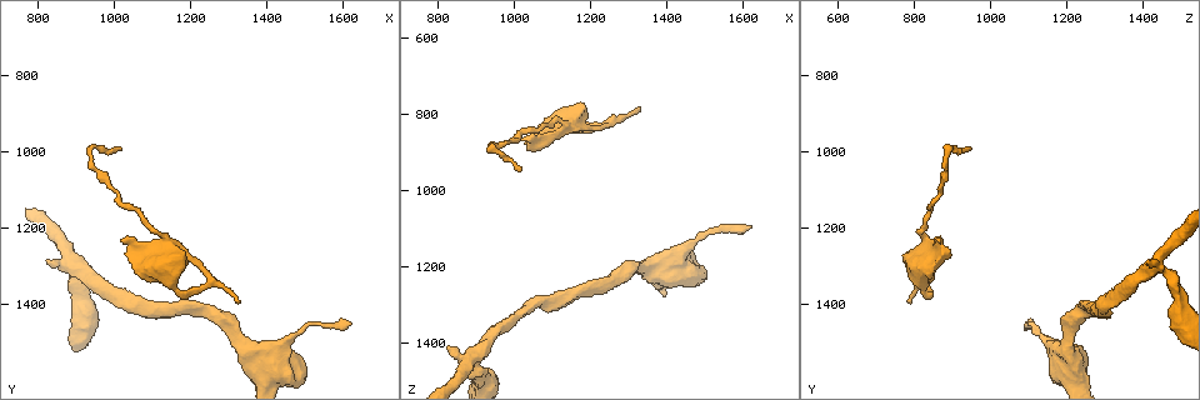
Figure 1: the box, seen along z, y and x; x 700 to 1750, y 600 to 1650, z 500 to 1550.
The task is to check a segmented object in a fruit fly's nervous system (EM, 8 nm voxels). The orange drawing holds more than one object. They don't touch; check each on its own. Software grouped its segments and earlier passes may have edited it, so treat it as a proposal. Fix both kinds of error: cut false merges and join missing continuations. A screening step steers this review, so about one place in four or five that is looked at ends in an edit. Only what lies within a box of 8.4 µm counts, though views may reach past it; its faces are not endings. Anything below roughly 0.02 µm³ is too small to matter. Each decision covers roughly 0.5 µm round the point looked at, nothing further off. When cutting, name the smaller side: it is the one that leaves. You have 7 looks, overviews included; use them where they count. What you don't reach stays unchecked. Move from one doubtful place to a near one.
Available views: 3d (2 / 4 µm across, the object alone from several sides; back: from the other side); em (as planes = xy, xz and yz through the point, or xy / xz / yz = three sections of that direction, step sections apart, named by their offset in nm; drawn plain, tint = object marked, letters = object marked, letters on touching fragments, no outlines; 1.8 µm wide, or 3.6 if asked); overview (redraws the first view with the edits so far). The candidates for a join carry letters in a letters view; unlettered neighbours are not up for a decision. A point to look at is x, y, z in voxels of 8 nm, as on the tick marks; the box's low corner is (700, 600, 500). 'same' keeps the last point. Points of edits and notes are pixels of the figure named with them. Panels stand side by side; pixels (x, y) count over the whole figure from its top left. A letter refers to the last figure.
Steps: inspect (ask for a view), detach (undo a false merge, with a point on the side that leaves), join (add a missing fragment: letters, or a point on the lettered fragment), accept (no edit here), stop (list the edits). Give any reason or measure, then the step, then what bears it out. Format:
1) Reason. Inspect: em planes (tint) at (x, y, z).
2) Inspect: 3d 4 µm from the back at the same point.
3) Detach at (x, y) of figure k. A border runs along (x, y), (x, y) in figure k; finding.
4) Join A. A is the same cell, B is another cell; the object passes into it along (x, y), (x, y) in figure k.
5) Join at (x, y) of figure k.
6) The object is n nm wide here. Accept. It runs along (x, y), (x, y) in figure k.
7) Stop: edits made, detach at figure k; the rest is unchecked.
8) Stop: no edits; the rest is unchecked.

Inspect: 3d 2 µm from the back at (1020, 990, 950).

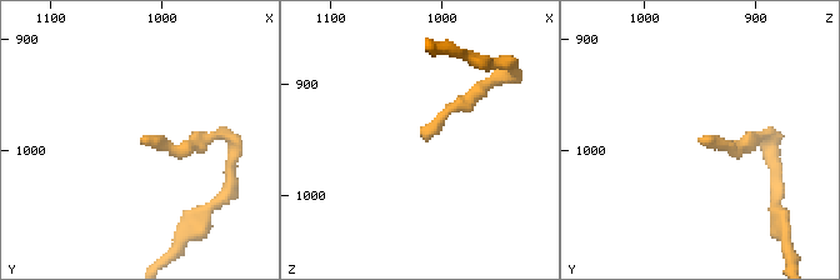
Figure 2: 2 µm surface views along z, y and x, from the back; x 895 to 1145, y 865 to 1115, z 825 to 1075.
Inspect: em xy step 8 (tint) at (1014, 988, 948).

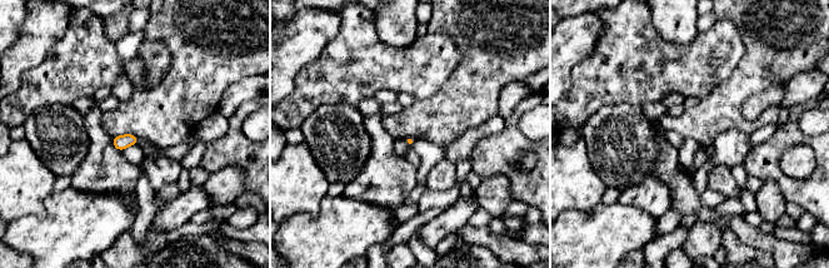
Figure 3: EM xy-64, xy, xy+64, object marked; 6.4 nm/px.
Cut it another way. Inspect: em planes (letters) at the same point.

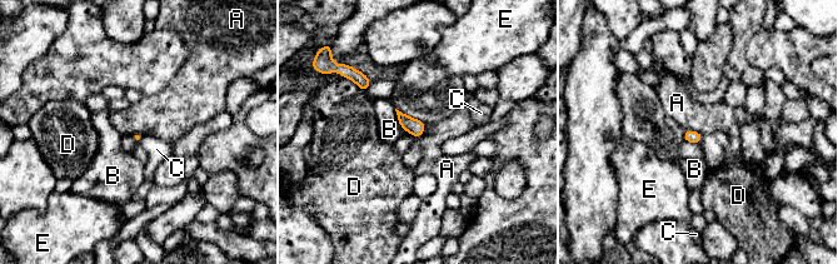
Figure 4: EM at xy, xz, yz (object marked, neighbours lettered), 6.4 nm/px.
The longest contact is with D, 130 nm. Accept. A, B, C, D and E are other cells; a border runs along (425, 124), (413, 137) in figure 4; no lettered fragment goes on from it.

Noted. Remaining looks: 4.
An open end. Inspect: em planes (letters) at (1020, 1225, 875).

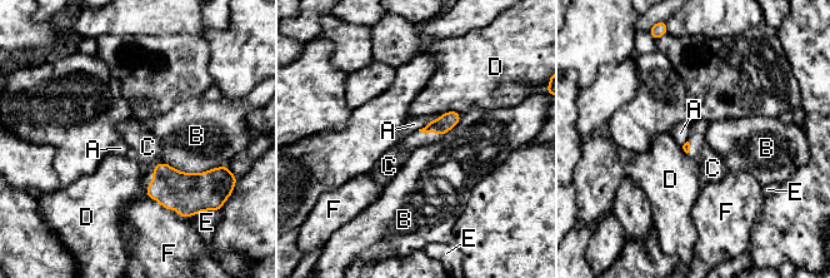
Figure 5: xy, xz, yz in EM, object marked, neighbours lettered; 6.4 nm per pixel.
Join at (144, 148) of figure 5. C is the same cell, A, B, D, E and F are other cells; the object passes into it along (185, 192), (154, 173), (144, 148) in figure 5; it goes on there.

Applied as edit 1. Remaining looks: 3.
Abrupt turn. Inspect: 3d 4 µm at (900, 1300, 1420).

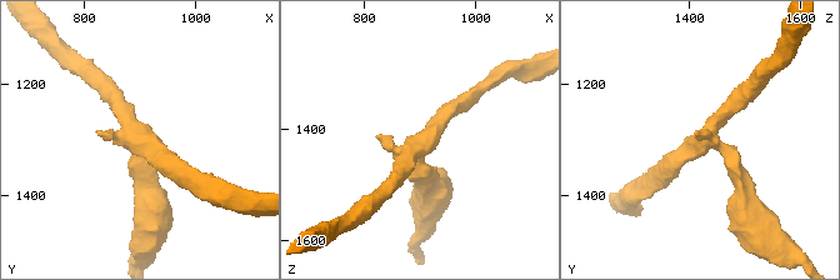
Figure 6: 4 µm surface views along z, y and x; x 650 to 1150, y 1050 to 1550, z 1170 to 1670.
Inspect: em planes (letters) at (905, 1305, 1425).

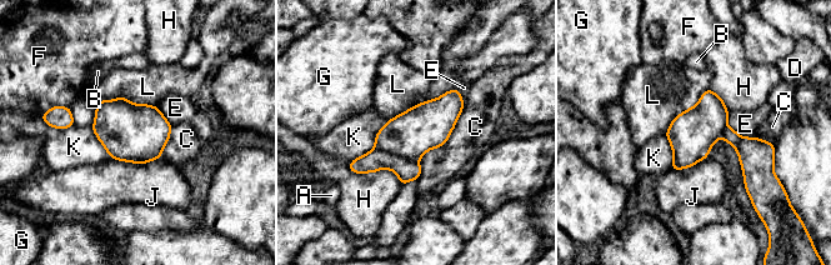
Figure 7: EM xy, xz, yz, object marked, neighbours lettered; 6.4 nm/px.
The object is 300 nm wide here. Detach at (406, 170) of figure 7. A, B, C, D, E, F, G, H, J, K and L are other cells; the part that leaves runs along (353, 166), (394, 163), (417, 170) in figure 7; two cells meet here.

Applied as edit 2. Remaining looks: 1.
Stop: edits made, join at figure 5, detach at figure 7; the rest is unchecked.

